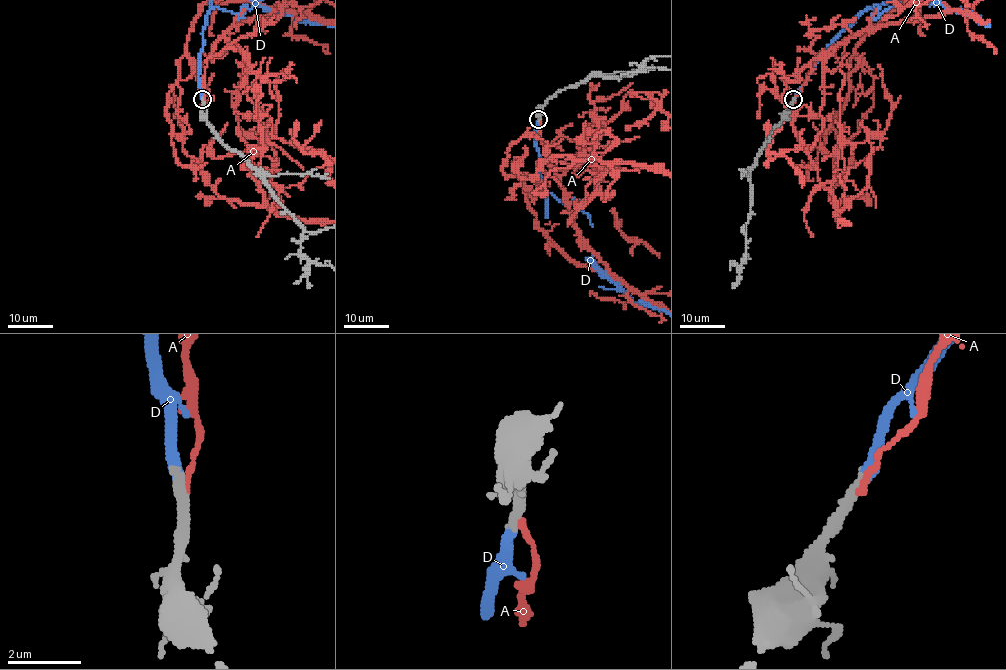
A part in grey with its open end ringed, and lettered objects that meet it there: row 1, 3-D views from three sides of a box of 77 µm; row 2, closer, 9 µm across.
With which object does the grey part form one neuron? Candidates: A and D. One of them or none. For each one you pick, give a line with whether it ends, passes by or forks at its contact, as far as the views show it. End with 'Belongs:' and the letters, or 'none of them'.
D: it ends there
Belongs: D

